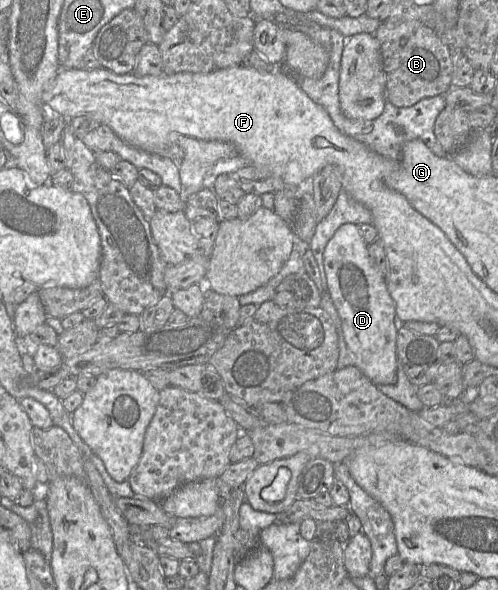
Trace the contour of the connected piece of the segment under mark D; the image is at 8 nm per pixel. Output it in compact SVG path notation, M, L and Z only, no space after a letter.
M351 223L340 226L328 241L323 253L328 292L336 307L348 349L354 355L355 366L376 386L394 384L397 380L397 334L401 327L395 303L387 283L368 254L359 226Z

